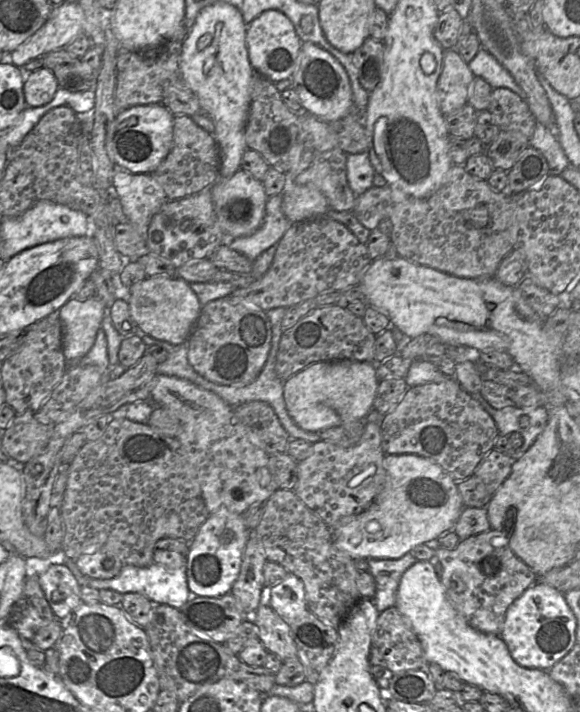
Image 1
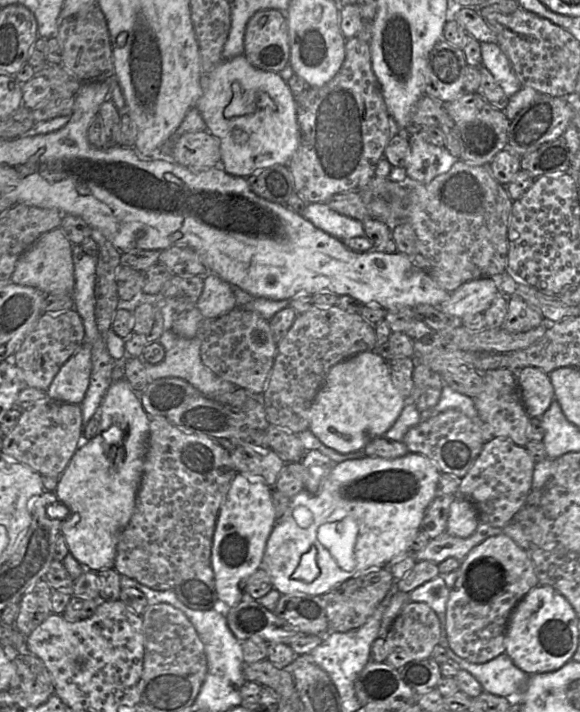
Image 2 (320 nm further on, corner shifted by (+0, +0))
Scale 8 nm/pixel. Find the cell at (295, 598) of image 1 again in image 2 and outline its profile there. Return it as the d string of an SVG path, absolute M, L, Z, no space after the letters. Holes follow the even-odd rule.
M409 452L405 456L395 459L384 459L380 457L364 457L359 459L345 460L333 465L329 474L323 479L319 490L311 494L305 489L290 498L289 506L284 515L277 520L273 527L264 551L261 566L269 574L273 587L281 594L309 594L323 595L337 585L352 577L359 577L384 568L393 558L406 554L410 550L414 538L421 529L424 514L438 491L440 477L438 467L426 456L420 453Z

